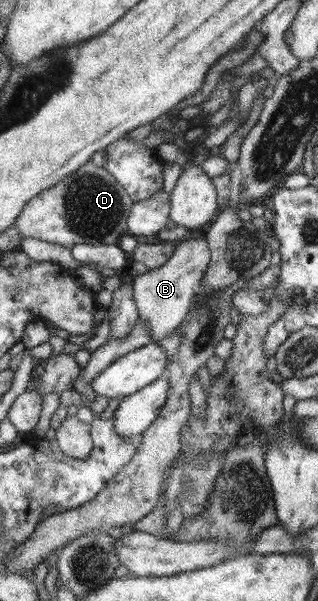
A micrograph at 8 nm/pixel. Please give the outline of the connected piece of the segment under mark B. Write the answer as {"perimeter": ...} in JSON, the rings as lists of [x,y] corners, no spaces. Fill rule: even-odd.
{"perimeter":[[[185,238],[175,245],[175,252],[168,262],[145,274],[134,274],[133,300],[137,304],[139,316],[145,322],[155,343],[169,336],[190,313],[196,290],[202,282],[210,262],[209,248],[204,238]]]}

